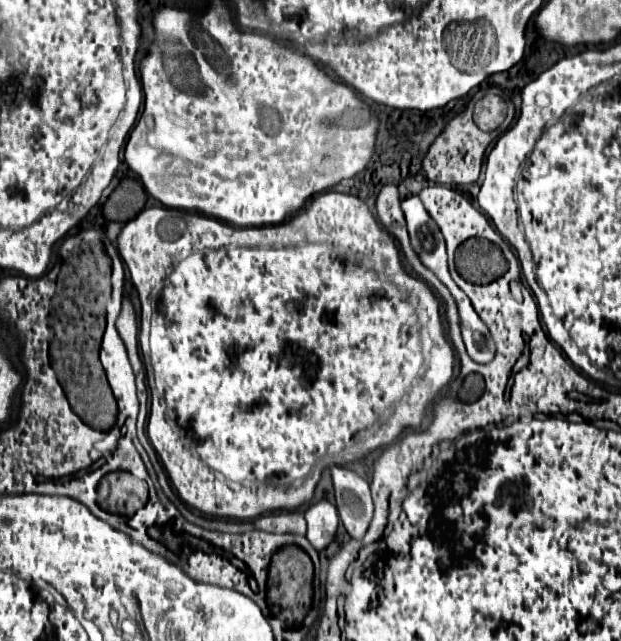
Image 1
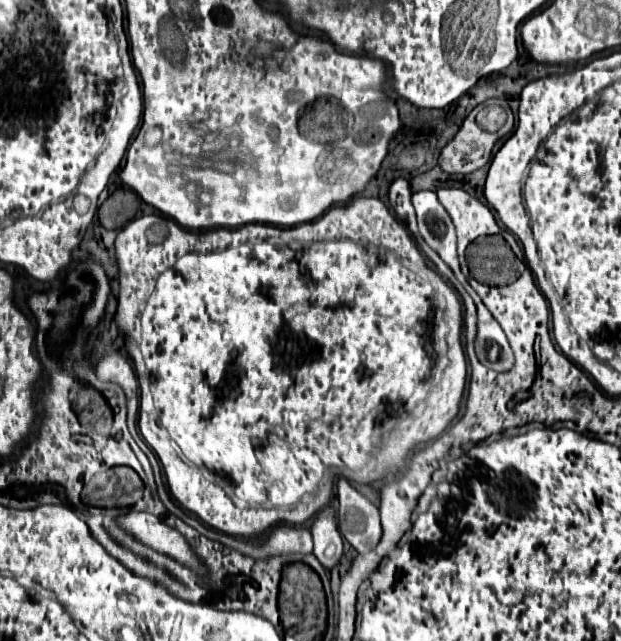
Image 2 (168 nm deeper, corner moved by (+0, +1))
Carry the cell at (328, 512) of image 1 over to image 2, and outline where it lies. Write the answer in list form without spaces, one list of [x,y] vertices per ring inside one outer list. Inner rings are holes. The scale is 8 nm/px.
[[[325,508],[317,514],[317,518],[313,520],[313,526],[311,526],[311,534],[313,534],[313,542],[315,542],[313,554],[317,556],[317,560],[327,570],[335,568],[343,556],[343,538],[337,530],[331,508]]]

